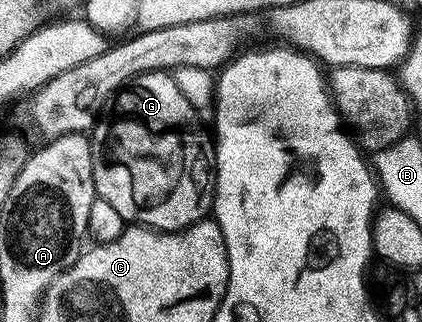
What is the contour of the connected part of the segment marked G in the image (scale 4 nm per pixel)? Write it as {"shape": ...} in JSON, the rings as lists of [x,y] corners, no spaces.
{"shape":[[[168,72],[138,76],[116,95],[114,110],[115,106],[116,115],[109,122],[101,121],[94,130],[92,175],[99,201],[105,202],[124,224],[159,230],[161,234],[177,234],[205,221],[214,210],[214,186],[209,181],[214,174],[210,165],[210,138],[200,131],[196,123],[198,111],[186,100],[175,77]]]}

